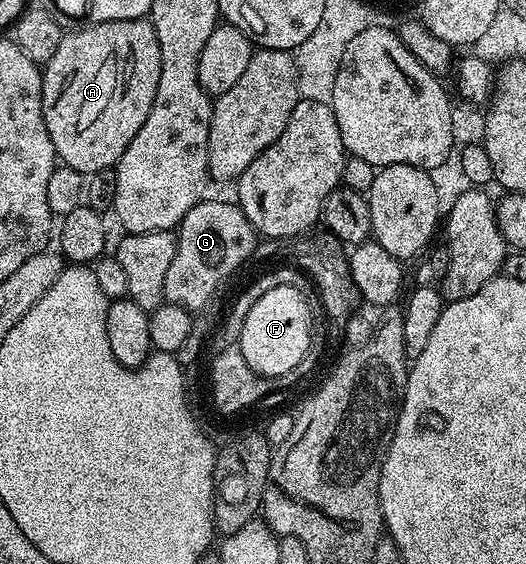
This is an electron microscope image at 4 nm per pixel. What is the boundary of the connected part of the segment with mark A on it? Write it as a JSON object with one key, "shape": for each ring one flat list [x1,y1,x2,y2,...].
{"shape":[[143,17,141,19,125,19,124,21,104,21,103,23,86,23,79,31,67,30,62,36,60,45,56,49,56,53,52,53,52,61,48,61,41,68,42,73,42,112,44,113,44,125,48,129,48,137,52,137,52,145,54,146,55,156,65,166,71,167,79,171,84,177,90,176,97,171,111,170,118,162,124,153,124,149,128,149,128,145,132,145,132,137,136,137,136,133,140,133,140,125,144,125,144,120,148,117,148,109,152,109,152,101,156,101,156,85,160,85,160,41,156,41,156,29,150,24,149,18]]}

